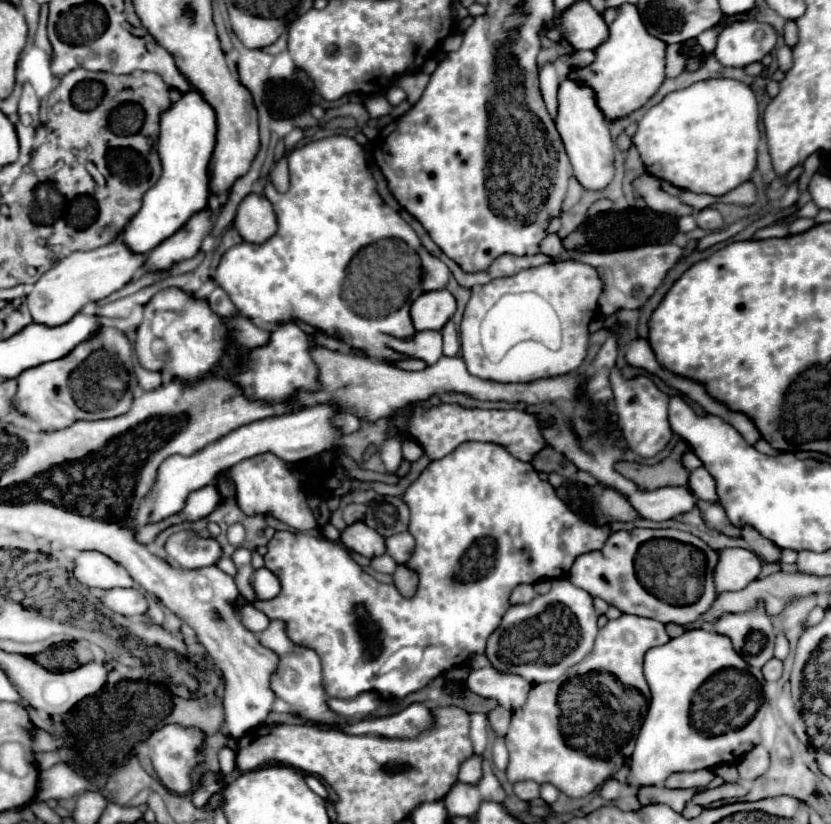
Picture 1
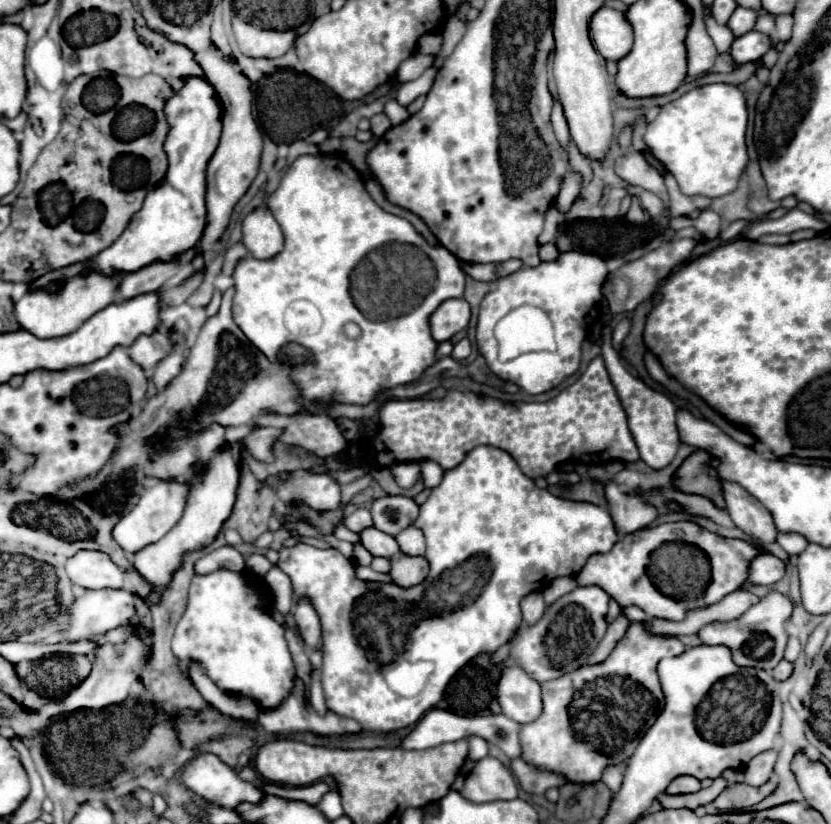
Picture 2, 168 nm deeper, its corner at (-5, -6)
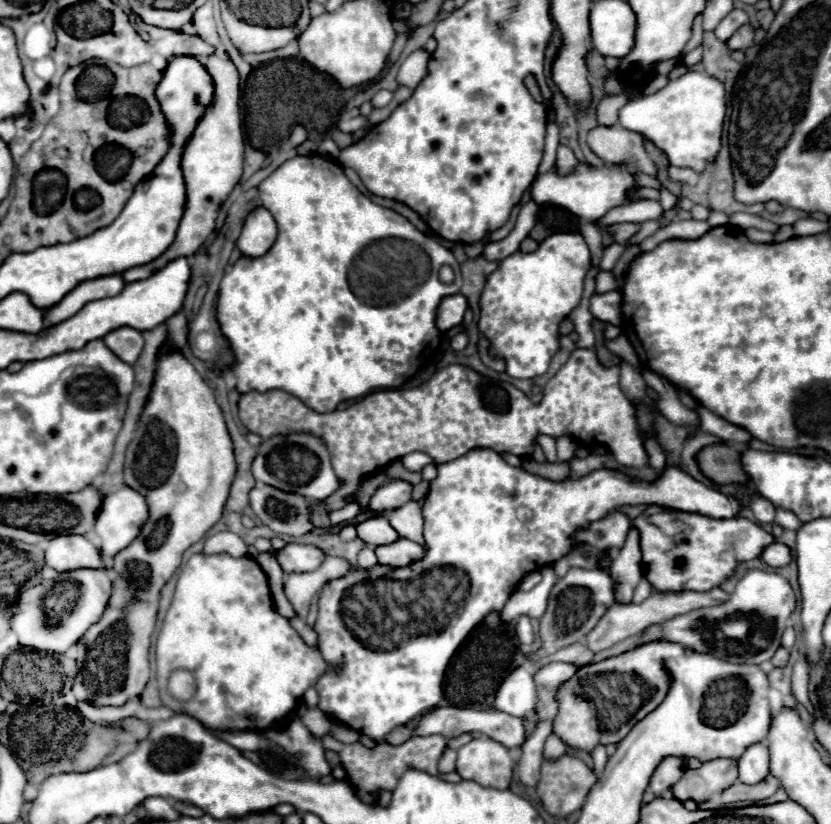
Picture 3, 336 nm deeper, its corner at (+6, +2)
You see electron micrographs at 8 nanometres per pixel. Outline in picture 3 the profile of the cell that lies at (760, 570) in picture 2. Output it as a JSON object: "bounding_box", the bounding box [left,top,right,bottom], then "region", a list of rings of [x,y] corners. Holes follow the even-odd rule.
{"bounding_box":[760,544,790,568],"region":[[[770,544],[768,548],[764,548],[762,556],[760,556],[768,566],[778,568],[778,566],[786,566],[790,562],[790,548],[784,544]]]}

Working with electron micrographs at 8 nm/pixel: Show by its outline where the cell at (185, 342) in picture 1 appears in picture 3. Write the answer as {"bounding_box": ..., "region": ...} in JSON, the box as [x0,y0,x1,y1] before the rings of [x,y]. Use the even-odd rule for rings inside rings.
{"bounding_box":[102,328,144,364],"region":[[[118,328],[108,332],[108,336],[102,338],[104,344],[124,362],[134,364],[144,348],[144,338],[134,328]]]}

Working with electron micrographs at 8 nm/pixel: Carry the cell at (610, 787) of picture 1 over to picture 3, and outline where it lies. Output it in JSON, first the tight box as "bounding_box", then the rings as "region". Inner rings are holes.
{"bounding_box":[592,746,608,776],"region":[[[598,746],[594,752],[592,752],[592,760],[594,760],[594,772],[600,776],[604,766],[606,766],[606,760],[608,760],[608,754],[606,754],[606,748],[604,746]]]}

